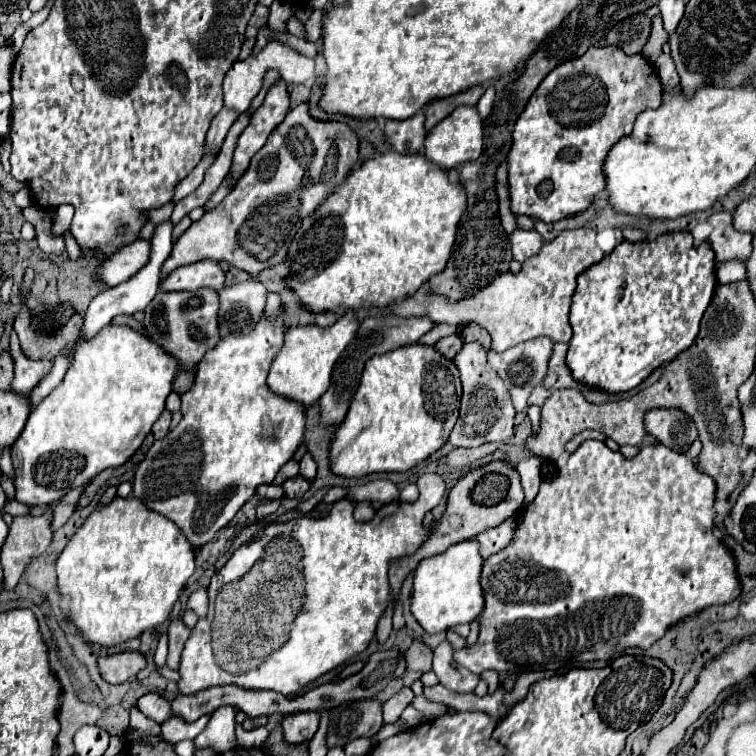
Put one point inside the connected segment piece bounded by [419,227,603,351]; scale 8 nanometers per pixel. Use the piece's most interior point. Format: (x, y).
(513, 308)

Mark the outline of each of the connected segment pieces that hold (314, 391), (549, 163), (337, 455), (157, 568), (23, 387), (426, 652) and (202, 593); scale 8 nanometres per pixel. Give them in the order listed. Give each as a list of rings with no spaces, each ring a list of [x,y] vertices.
[[[347,313],[337,319],[333,327],[319,327],[319,325],[307,325],[307,327],[289,327],[285,331],[285,341],[281,351],[275,355],[271,363],[271,371],[267,377],[267,385],[275,395],[287,397],[291,401],[313,405],[329,387],[331,383],[331,371],[341,355],[341,351],[355,339],[355,327],[359,327],[359,319],[355,313]]]
[[[591,47],[585,55],[577,57],[577,59],[571,59],[559,67],[555,67],[545,79],[543,83],[535,89],[535,93],[531,95],[527,107],[523,109],[523,115],[519,115],[517,123],[515,123],[515,129],[513,129],[513,143],[511,143],[511,149],[509,149],[509,155],[507,155],[507,163],[509,163],[509,197],[511,197],[511,211],[515,211],[515,215],[527,215],[527,217],[533,217],[533,219],[541,219],[545,223],[555,223],[555,221],[561,221],[565,217],[571,217],[571,215],[577,215],[581,211],[585,211],[589,207],[589,201],[593,199],[593,195],[597,195],[599,191],[605,189],[605,177],[603,177],[603,161],[609,153],[609,149],[621,139],[621,137],[627,137],[633,129],[633,123],[637,119],[639,113],[643,113],[645,109],[657,109],[663,101],[663,89],[661,89],[661,81],[655,73],[655,69],[647,63],[647,59],[643,55],[625,55],[619,47]]]
[[[411,343],[371,357],[349,411],[335,429],[329,447],[331,471],[347,479],[383,471],[409,471],[445,445],[459,417],[459,399],[459,371],[435,347]]]
[[[131,495],[127,499],[117,497],[113,503],[97,507],[87,517],[57,559],[57,585],[61,595],[69,595],[69,619],[79,629],[83,641],[107,649],[161,625],[169,617],[173,603],[193,571],[195,549],[187,543],[177,525],[167,517],[149,511]]]
[[[13,328],[10,331],[9,338],[11,357],[13,357],[13,363],[15,363],[13,389],[17,393],[27,395],[51,371],[51,361],[33,361],[33,359],[25,357],[21,353],[18,335]]]
[[[413,641],[411,647],[405,651],[405,673],[401,677],[405,687],[411,687],[413,681],[417,681],[425,671],[431,669],[433,651],[423,641]]]
[[[199,589],[199,591],[195,591],[195,593],[189,597],[187,607],[193,609],[199,617],[203,617],[203,615],[207,613],[207,589]]]

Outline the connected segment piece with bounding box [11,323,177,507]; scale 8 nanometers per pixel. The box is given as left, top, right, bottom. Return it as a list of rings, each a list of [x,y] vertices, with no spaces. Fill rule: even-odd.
[[[107,325],[95,339],[79,345],[67,375],[37,407],[33,407],[25,429],[11,445],[11,461],[15,467],[15,497],[31,507],[47,507],[57,503],[69,489],[87,485],[97,473],[123,465],[143,443],[153,423],[165,409],[177,363],[149,337],[127,325]]]

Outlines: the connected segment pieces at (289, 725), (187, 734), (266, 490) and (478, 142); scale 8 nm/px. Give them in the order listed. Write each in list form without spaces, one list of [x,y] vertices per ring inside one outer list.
[[[307,711],[307,713],[291,713],[283,719],[281,727],[283,727],[283,737],[287,743],[297,745],[303,741],[309,741],[319,727],[319,719],[321,713],[317,711]]]
[[[207,714],[193,723],[187,723],[179,715],[171,715],[167,721],[161,723],[161,729],[163,729],[161,735],[163,735],[163,739],[167,739],[171,743],[177,743],[183,739],[195,739],[205,729],[210,717],[211,714]]]
[[[261,485],[257,489],[257,493],[261,497],[267,497],[267,499],[283,499],[283,487],[277,487],[277,485]]]
[[[457,107],[447,119],[437,123],[425,139],[425,157],[441,169],[453,169],[459,163],[475,161],[483,151],[483,121],[475,107]]]

